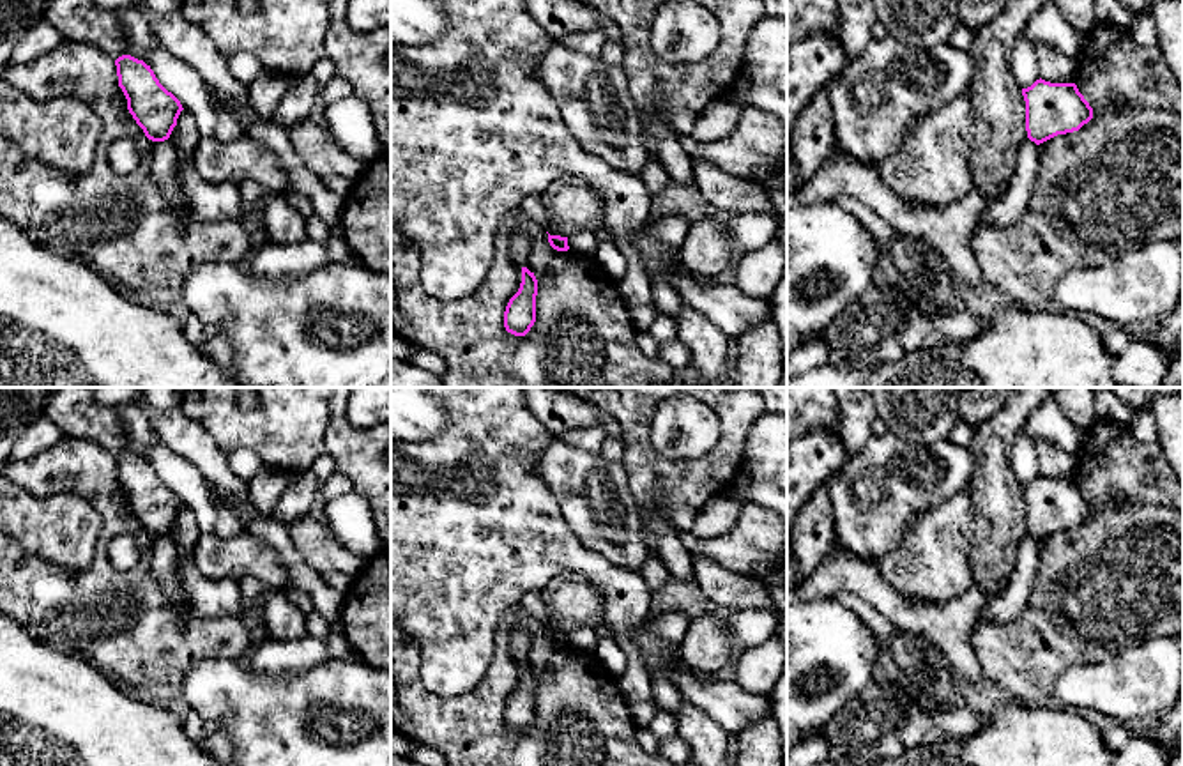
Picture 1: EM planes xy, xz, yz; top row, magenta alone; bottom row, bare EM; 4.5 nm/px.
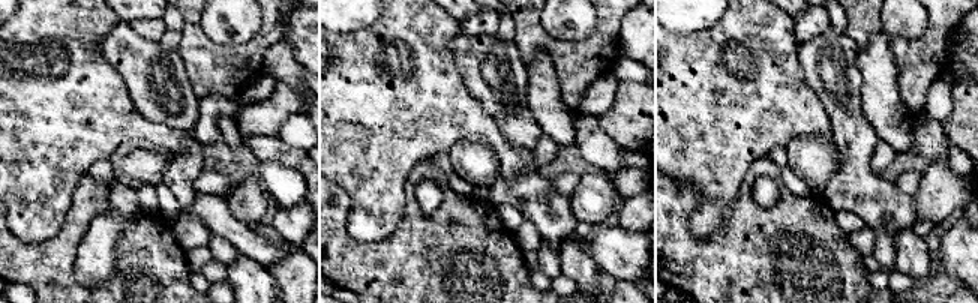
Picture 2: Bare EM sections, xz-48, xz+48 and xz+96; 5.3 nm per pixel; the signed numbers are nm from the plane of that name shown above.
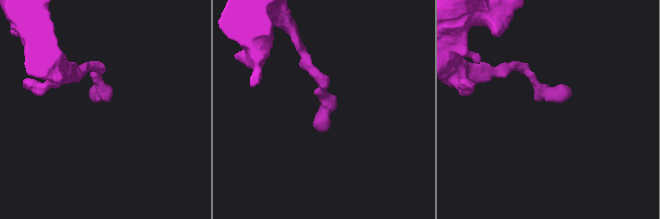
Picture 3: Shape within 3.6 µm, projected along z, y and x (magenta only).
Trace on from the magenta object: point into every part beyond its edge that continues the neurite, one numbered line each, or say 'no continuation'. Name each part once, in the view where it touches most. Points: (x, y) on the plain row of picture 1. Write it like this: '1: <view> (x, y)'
no continuation

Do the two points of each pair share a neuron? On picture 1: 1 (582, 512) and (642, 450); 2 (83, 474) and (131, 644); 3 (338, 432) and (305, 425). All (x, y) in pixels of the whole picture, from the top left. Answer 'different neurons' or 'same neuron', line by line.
1: different neurons
2: same neuron
3: different neurons

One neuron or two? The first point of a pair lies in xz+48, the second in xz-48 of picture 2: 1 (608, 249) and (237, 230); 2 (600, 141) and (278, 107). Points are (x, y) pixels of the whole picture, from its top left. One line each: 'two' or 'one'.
1: one
2: two

